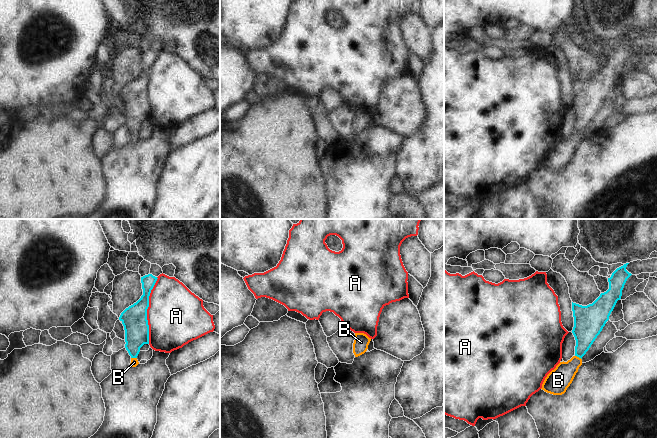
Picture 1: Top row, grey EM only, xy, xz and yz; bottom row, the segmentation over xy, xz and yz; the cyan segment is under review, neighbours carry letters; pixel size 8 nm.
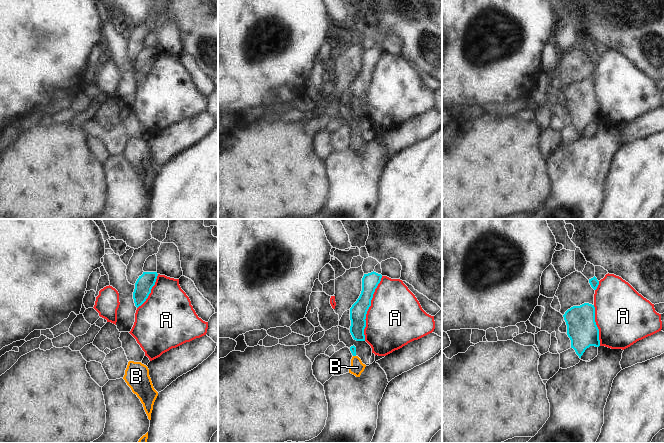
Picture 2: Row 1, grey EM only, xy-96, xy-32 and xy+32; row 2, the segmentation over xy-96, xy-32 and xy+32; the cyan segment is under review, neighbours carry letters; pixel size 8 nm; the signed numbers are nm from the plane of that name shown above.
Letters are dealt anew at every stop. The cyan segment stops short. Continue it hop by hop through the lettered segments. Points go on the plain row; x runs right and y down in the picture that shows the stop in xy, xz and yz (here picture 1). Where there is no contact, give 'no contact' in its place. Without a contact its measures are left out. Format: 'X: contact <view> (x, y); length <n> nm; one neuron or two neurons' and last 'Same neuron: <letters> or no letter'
A: contact xy (146, 86); length 550 nm; two neurons
B: contact yz (578, 132); length 70 nm; one neuron
Same neuron: B

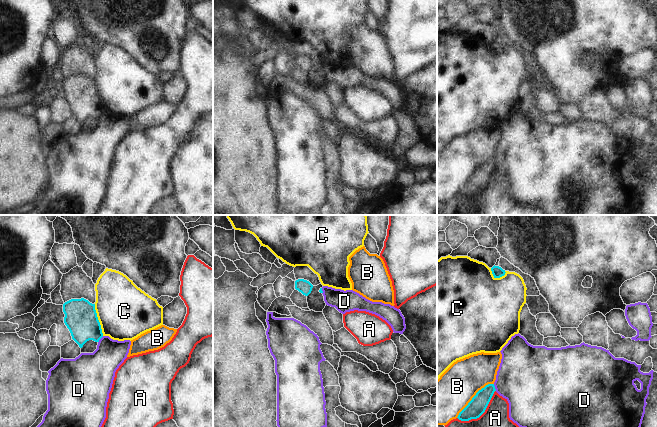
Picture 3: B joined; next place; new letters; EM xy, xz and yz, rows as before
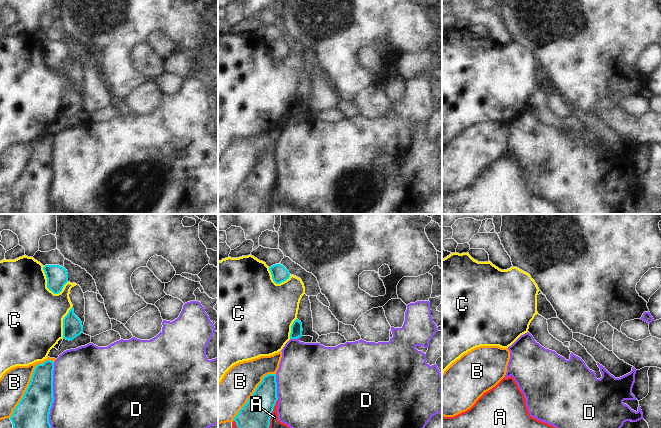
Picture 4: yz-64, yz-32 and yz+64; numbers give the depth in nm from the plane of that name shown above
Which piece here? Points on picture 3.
A: contact yz (481, 190); length 380 nm; two neurons
B: contact yz (473, 173); length 400 nm; two neurons
C: contact xy (98, 96); length 260 nm; two neurons
D: contact yz (494, 163); length 60 nm; two neurons
Same neuron: no letter

